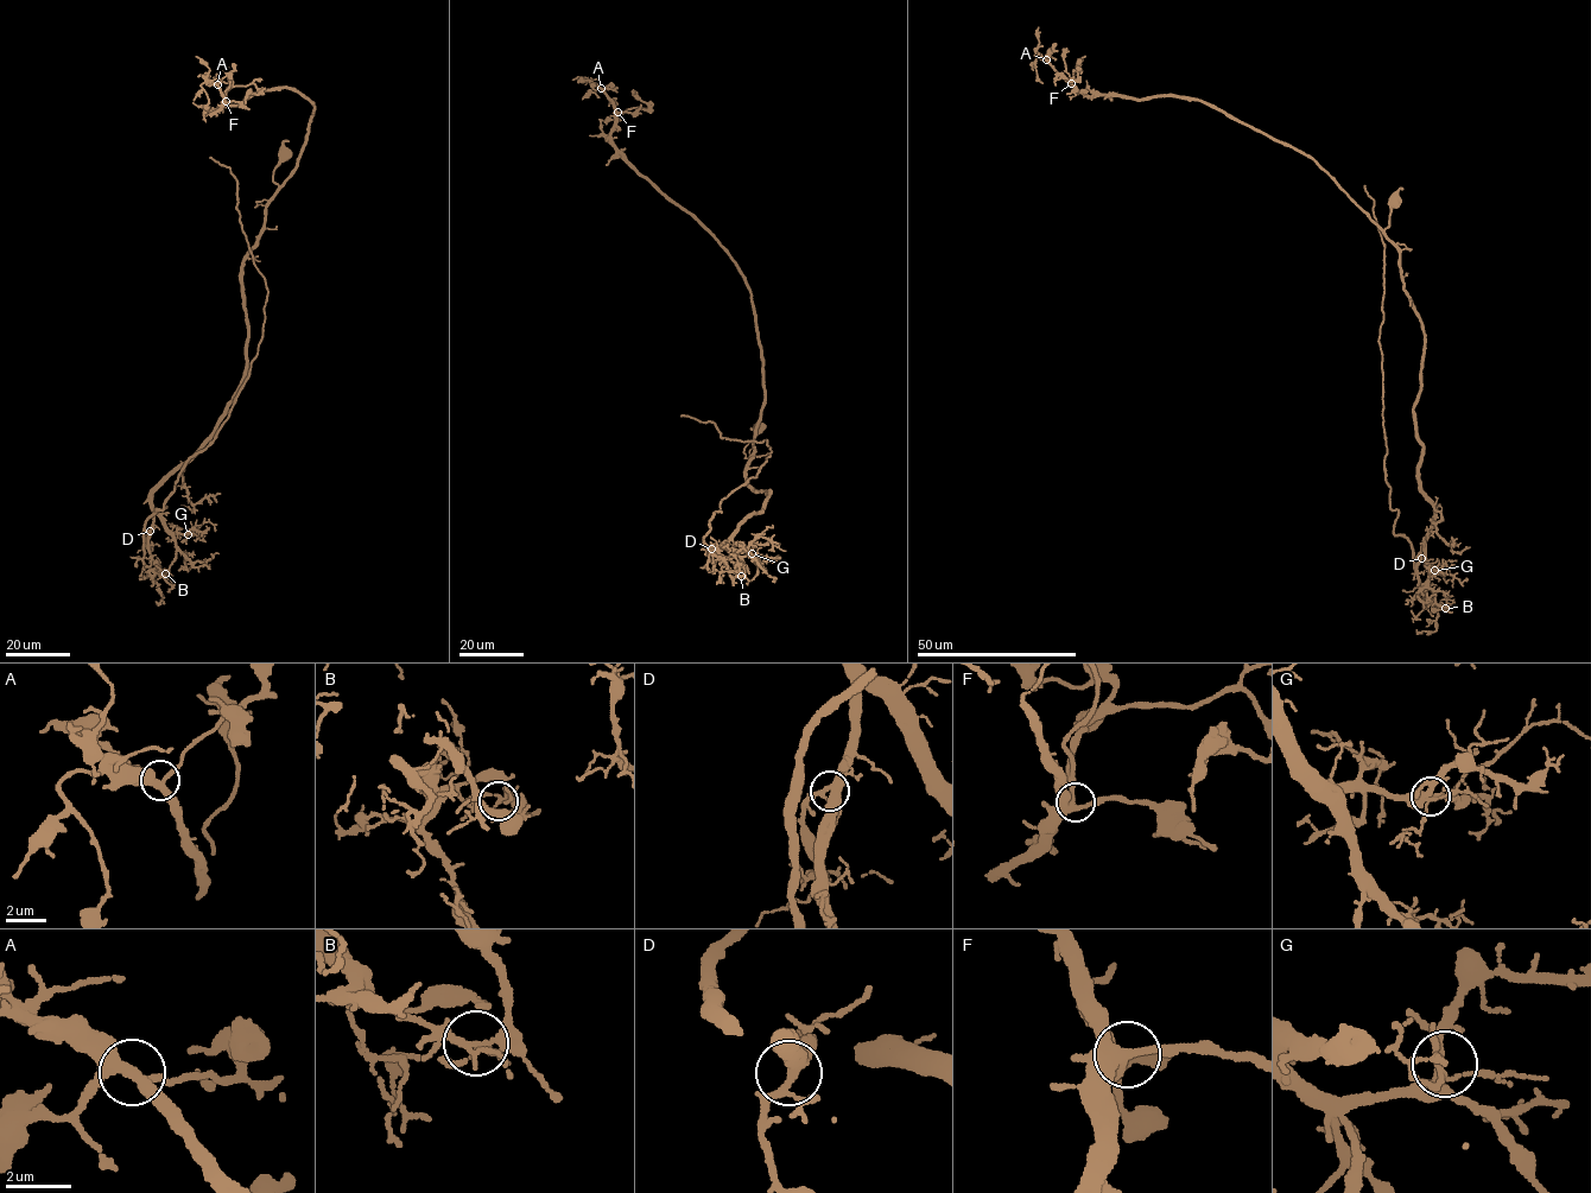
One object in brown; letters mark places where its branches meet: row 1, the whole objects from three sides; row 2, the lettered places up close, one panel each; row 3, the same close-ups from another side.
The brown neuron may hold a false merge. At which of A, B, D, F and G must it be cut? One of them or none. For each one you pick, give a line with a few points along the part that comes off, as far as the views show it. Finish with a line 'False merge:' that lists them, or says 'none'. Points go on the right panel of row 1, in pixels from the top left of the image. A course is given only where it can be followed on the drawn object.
B: Course of the part to remove: (1445, 609), (1420, 590), (1412, 547), (1393, 533), (1379, 341), (1385, 245), (1364, 186)
False merge: B

